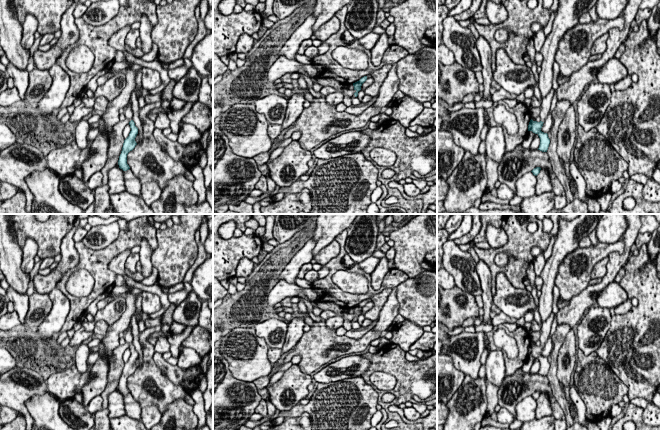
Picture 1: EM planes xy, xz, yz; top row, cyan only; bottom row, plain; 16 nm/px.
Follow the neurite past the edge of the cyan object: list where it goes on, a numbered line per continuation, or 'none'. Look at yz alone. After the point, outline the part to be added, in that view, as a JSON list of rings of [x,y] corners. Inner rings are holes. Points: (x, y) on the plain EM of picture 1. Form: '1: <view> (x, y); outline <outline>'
1: yz (546, 325); outline [[[552,311],[549,318],[546,321],[544,321],[541,325],[541,331],[540,331],[541,335],[540,335],[539,341],[540,341],[542,346],[545,345],[545,343],[550,335],[551,326],[552,326],[554,317],[555,317],[555,314]]]

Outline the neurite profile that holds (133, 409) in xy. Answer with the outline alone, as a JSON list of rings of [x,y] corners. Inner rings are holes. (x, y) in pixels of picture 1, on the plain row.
[[[131,393],[123,395],[123,400],[126,415],[132,419],[141,420],[142,407],[140,406],[139,402],[132,397]]]

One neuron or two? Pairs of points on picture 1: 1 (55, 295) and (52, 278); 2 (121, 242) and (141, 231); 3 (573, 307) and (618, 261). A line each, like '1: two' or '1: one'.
1: two
2: one
3: one

